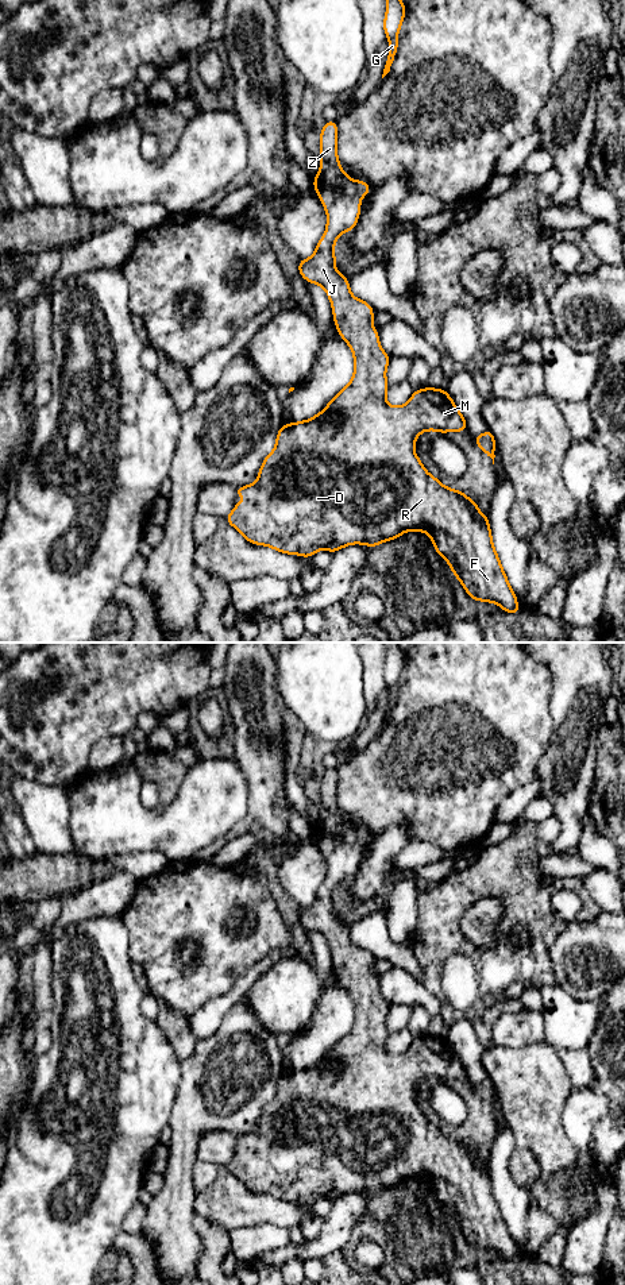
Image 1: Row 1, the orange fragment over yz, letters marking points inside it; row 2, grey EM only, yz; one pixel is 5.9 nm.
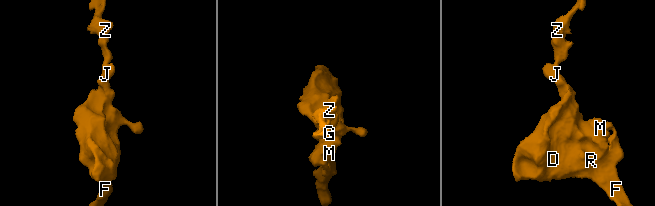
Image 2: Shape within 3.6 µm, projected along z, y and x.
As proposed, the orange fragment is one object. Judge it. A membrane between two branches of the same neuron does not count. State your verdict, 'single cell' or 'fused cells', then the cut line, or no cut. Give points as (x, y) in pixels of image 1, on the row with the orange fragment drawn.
single cell | no cut

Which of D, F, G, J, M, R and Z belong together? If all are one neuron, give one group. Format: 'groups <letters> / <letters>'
groups D F G J M R Z

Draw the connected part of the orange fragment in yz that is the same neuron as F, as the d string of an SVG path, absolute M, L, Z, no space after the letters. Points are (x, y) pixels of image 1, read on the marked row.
M327 121L320 131L320 171L313 178L313 188L327 211L327 227L309 259L300 259L298 274L309 283L320 285L328 294L333 312L333 323L340 337L354 354L354 375L328 405L310 420L282 424L277 433L275 447L269 454L258 472L256 482L235 489L235 497L246 495L244 502L235 503L224 518L243 537L256 545L266 545L289 555L312 557L317 551L336 552L351 544L371 548L389 540L396 540L405 532L425 532L431 536L433 548L444 559L454 575L463 584L472 601L497 603L502 610L520 614L516 593L510 587L501 560L493 545L489 518L478 510L478 503L463 491L450 489L432 476L414 452L414 443L421 432L437 431L463 432L467 422L455 402L443 389L425 387L414 390L402 406L386 402L386 368L390 356L379 344L378 331L373 325L373 306L351 294L350 281L336 269L335 240L355 228L360 216L360 200L371 192L362 180L351 180L337 158L337 123Z

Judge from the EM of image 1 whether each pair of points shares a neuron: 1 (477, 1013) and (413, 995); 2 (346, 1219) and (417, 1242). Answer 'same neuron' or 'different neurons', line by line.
1: different neurons
2: different neurons

